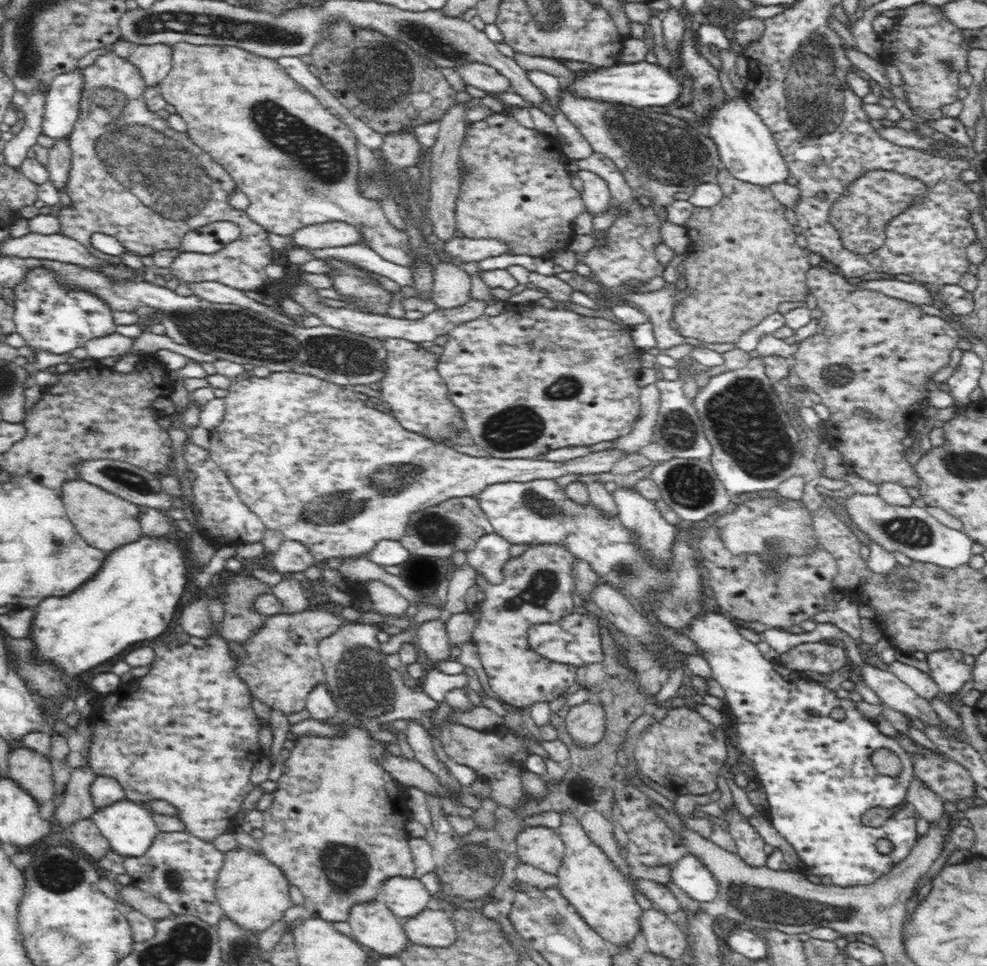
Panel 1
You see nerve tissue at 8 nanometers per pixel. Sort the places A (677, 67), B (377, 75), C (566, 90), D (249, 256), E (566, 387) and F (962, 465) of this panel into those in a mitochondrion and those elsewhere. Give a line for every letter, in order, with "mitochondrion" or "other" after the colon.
A: other
B: mitochondrion
C: other
D: other
E: mitochondrion
F: mitochondrion

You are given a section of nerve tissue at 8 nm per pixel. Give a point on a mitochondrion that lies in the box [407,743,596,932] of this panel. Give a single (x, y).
(555, 920)

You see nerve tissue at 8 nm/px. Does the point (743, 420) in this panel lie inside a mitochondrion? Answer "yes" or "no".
yes

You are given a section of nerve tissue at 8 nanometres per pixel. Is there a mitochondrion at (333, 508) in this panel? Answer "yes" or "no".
yes

